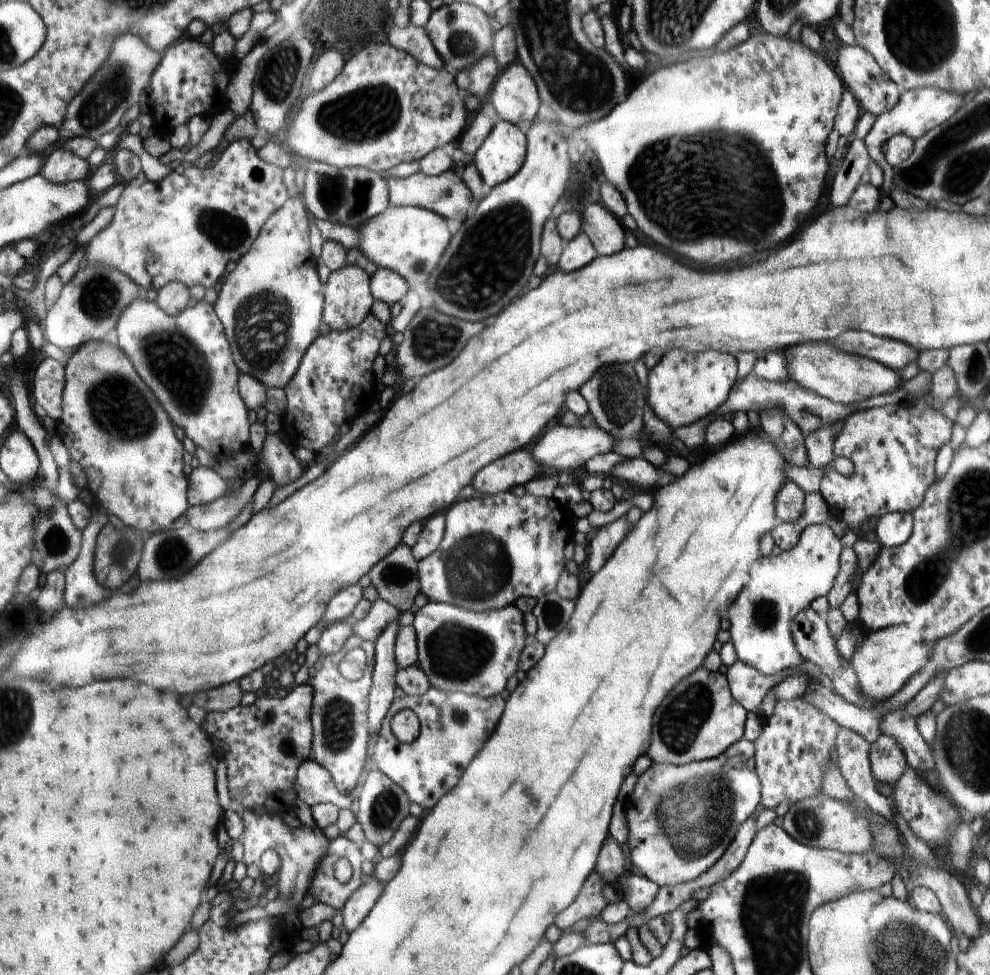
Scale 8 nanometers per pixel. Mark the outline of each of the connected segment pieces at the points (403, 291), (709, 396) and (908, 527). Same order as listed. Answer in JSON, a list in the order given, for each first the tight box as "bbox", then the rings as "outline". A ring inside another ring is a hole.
[{"bbox":[371,268,409,304],"outline":[[[377,268],[377,272],[371,276],[373,278],[373,296],[377,302],[387,302],[387,304],[397,304],[397,302],[403,302],[403,298],[407,296],[409,292],[409,282],[399,274],[399,272],[393,272],[393,270],[387,270],[387,268]]]},{"bbox":[647,350,735,430],"outline":[[[669,350],[665,356],[649,370],[647,374],[647,406],[653,414],[671,426],[673,430],[679,426],[687,426],[695,420],[717,410],[735,384],[735,360],[729,354],[721,354],[715,350],[705,352],[685,352],[685,350]]]},{"bbox":[873,512,913,548],"outline":[[[893,512],[883,516],[873,530],[881,548],[899,548],[913,536],[913,514],[911,512]]]}]

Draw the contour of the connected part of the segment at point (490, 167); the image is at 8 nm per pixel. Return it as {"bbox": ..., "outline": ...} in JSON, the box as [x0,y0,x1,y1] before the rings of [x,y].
{"bbox":[475,120,529,188],"outline":[[[497,120],[495,130],[487,136],[485,144],[475,154],[475,164],[483,180],[497,188],[513,180],[529,158],[529,136],[515,124]]]}

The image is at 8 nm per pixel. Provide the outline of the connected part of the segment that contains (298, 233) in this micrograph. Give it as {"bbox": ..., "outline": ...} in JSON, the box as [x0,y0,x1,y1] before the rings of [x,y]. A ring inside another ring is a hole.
{"bbox":[213,196,325,390],"outline":[[[291,196],[285,208],[269,218],[249,254],[245,254],[243,260],[237,262],[235,272],[231,272],[227,280],[223,280],[223,284],[219,286],[217,302],[213,304],[217,308],[217,316],[225,324],[225,334],[229,336],[229,342],[233,346],[233,356],[237,366],[241,368],[241,374],[255,376],[267,388],[285,390],[301,370],[301,362],[305,360],[309,348],[325,332],[325,284],[319,280],[317,272],[321,260],[313,258],[311,252],[309,226],[311,212],[305,206],[305,200],[301,196]]]}

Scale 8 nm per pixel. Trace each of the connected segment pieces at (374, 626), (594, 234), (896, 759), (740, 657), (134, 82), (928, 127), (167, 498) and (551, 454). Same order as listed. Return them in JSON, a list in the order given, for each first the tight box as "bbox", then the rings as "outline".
[{"bbox":[353,598,401,642],"outline":[[[379,598],[373,602],[373,610],[369,612],[369,616],[353,624],[355,636],[359,636],[361,640],[367,640],[367,642],[377,642],[379,636],[383,634],[383,630],[389,626],[389,622],[397,620],[399,616],[401,616],[399,608],[395,608],[387,600]]]},{"bbox":[581,204,627,256],"outline":[[[585,204],[581,216],[581,232],[589,238],[597,254],[611,256],[623,248],[627,240],[627,230],[623,224],[607,210],[597,204]]]},{"bbox":[869,736,907,784],"outline":[[[879,736],[869,746],[869,764],[877,784],[897,784],[907,768],[907,760],[893,738]]]},{"bbox":[727,524,843,676],"outline":[[[811,524],[801,532],[799,544],[793,550],[755,560],[753,568],[749,568],[749,584],[727,612],[737,662],[759,670],[763,676],[781,674],[803,664],[793,644],[791,622],[815,598],[825,598],[833,590],[841,570],[841,552],[843,548],[827,524]]]},{"bbox":[61,32,163,140],"outline":[[[125,32],[119,34],[117,40],[113,42],[109,60],[99,68],[97,76],[89,80],[85,90],[75,96],[73,104],[69,106],[69,118],[65,120],[61,128],[63,138],[95,138],[103,140],[105,136],[113,134],[111,130],[121,128],[121,120],[127,114],[131,106],[141,104],[141,94],[147,90],[147,86],[153,82],[155,70],[163,62],[163,52],[155,50],[149,46],[139,34],[135,32]]]},{"bbox":[865,88,965,198],"outline":[[[921,88],[921,90],[901,90],[901,96],[899,96],[899,102],[891,108],[891,112],[883,114],[883,116],[877,116],[871,130],[867,132],[865,136],[865,148],[869,152],[869,158],[871,162],[879,164],[879,168],[883,170],[883,184],[881,184],[881,192],[885,196],[891,198],[891,188],[893,188],[893,168],[891,164],[885,160],[885,154],[881,150],[883,144],[887,144],[893,136],[909,136],[913,140],[919,140],[923,134],[931,132],[933,128],[945,124],[951,116],[957,114],[957,110],[963,106],[965,102],[965,96],[957,94],[957,90],[949,90],[949,92],[943,92],[943,90],[935,90],[935,88]]]},{"bbox":[55,342,189,536],"outline":[[[89,342],[71,354],[67,364],[63,408],[65,414],[55,424],[55,430],[59,430],[73,460],[85,468],[89,490],[101,506],[109,510],[109,514],[117,516],[125,526],[141,530],[149,536],[167,530],[167,526],[171,526],[179,516],[189,512],[189,478],[185,478],[183,472],[187,452],[175,434],[175,422],[169,418],[145,380],[141,380],[133,360],[117,342]]]},{"bbox":[531,426,613,472],"outline":[[[555,426],[551,428],[543,438],[537,440],[537,444],[531,448],[535,460],[541,462],[541,466],[549,466],[549,468],[555,468],[561,472],[569,472],[569,470],[575,470],[575,468],[581,468],[589,458],[593,458],[595,454],[603,454],[603,452],[613,452],[613,436],[609,436],[607,432],[603,432],[601,428],[597,426],[591,426],[591,428],[581,428],[581,426]]]}]

